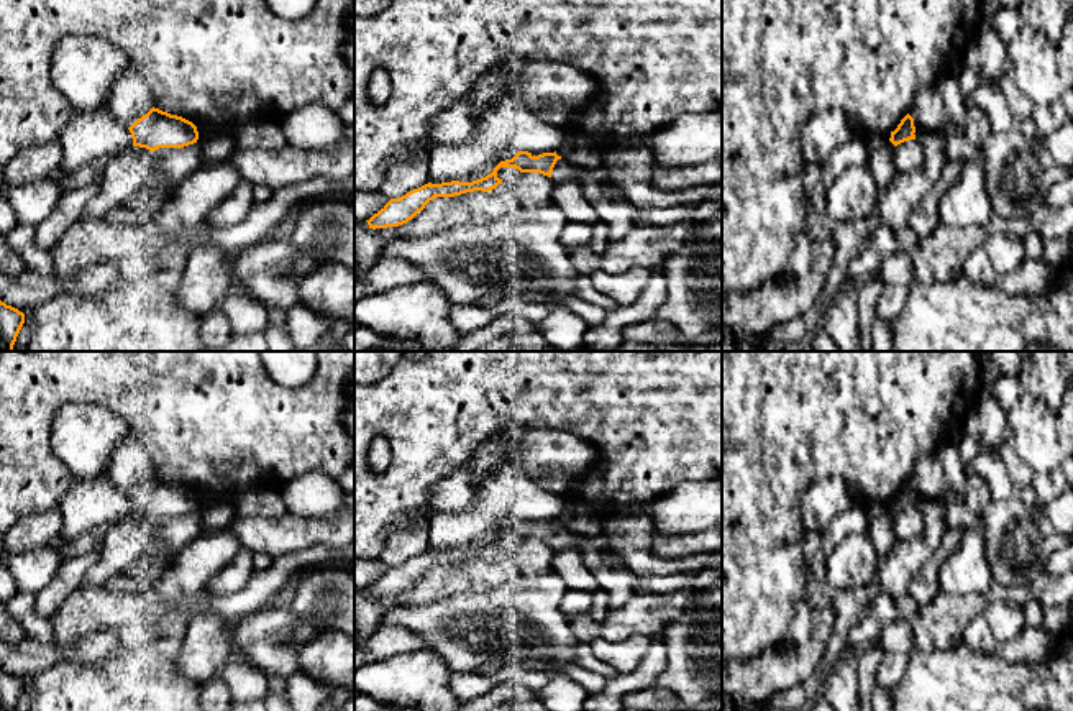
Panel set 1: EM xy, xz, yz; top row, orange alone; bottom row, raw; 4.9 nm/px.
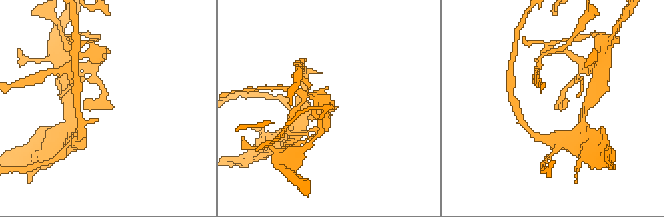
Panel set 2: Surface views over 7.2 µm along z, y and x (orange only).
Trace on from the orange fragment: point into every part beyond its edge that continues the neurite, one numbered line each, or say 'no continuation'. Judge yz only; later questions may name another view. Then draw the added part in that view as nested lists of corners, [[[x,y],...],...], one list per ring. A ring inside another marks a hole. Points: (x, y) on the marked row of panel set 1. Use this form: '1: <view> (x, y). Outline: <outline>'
1: yz (908, 156). Outline: [[[909,140],[894,148],[894,167],[896,172],[909,172],[922,169],[924,151],[917,140]]]

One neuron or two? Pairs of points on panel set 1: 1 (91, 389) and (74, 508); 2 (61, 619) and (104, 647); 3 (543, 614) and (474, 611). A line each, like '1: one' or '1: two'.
1: two
2: two
3: one

